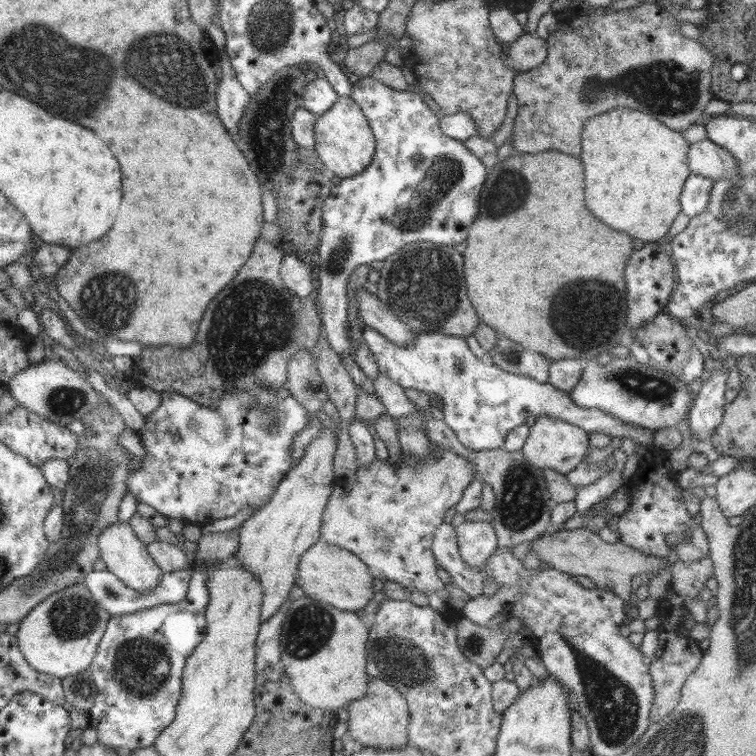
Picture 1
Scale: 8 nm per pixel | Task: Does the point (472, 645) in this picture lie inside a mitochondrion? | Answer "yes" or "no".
yes

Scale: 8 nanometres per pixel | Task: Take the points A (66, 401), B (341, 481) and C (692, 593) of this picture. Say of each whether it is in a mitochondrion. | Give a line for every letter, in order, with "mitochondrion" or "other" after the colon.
A: mitochondrion
B: other
C: other

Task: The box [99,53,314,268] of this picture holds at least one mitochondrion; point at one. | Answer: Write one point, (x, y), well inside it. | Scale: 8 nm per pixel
(268, 125)

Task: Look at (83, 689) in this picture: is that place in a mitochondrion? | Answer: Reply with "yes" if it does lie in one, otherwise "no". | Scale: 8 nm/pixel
yes

